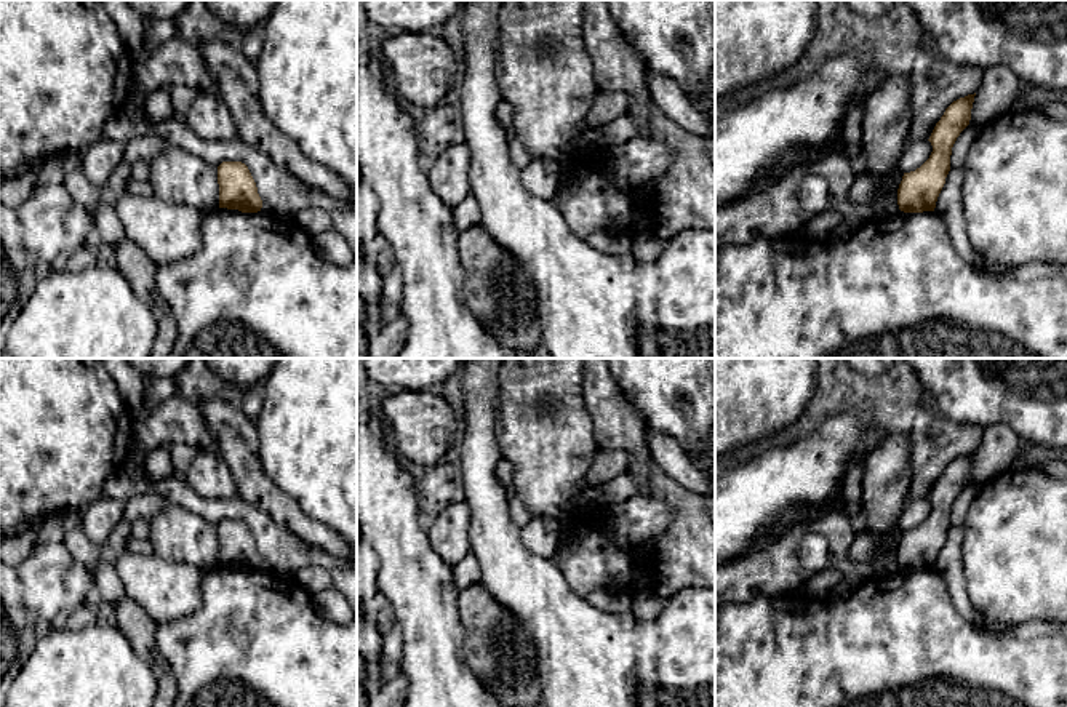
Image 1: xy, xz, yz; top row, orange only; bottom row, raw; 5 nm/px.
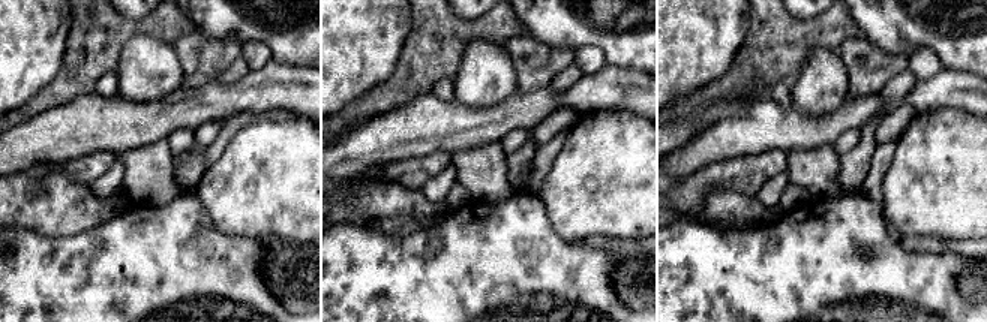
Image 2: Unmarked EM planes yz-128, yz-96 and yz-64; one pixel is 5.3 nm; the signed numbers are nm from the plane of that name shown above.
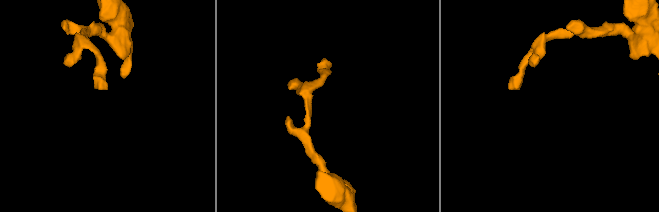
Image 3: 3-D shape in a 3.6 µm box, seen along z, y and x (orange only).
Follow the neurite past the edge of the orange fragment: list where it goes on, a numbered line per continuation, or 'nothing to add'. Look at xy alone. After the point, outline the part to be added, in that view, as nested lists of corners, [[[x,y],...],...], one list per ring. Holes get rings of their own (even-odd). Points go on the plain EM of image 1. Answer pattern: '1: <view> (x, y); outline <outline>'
nothing to add

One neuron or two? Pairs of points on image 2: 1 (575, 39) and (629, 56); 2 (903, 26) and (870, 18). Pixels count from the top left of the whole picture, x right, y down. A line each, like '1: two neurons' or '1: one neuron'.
1: one neuron
2: one neuron

